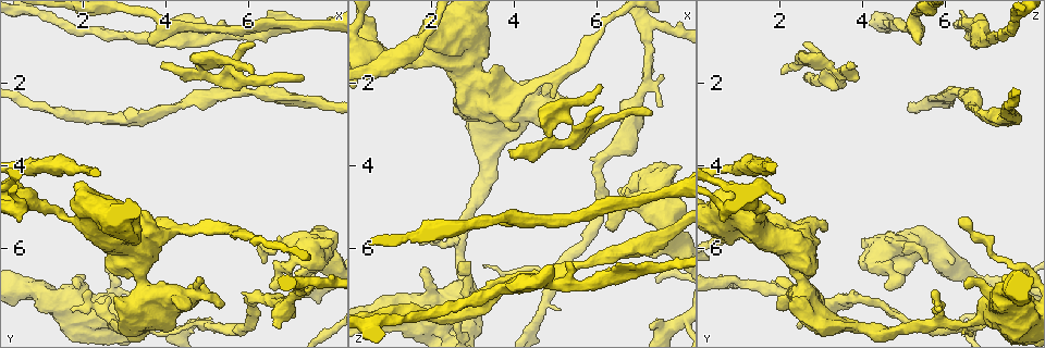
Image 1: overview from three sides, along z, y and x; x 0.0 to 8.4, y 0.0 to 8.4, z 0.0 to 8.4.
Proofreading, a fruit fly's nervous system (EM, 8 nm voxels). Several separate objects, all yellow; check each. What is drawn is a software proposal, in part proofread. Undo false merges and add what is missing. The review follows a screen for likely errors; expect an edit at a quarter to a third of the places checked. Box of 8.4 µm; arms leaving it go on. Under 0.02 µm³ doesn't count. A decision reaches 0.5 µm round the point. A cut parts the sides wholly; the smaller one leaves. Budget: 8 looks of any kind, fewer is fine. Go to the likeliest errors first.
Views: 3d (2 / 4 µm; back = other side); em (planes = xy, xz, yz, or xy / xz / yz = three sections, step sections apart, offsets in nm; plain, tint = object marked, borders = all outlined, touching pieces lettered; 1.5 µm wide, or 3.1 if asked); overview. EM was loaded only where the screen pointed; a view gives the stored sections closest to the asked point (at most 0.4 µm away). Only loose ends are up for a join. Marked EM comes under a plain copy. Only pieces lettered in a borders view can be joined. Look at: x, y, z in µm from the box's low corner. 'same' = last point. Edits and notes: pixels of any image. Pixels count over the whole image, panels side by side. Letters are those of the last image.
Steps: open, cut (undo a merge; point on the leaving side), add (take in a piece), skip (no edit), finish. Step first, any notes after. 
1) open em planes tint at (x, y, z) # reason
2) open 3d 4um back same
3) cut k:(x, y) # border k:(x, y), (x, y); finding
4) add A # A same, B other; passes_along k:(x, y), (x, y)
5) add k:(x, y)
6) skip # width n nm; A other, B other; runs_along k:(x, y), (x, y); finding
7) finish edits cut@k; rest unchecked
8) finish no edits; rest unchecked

open em xz step 4 borders at (3.65, 1.05, 5.30) # free end

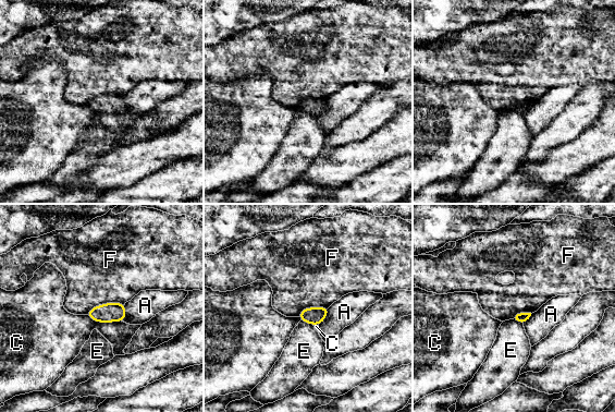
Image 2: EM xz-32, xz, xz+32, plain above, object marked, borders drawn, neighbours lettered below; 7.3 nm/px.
open em planes borders same

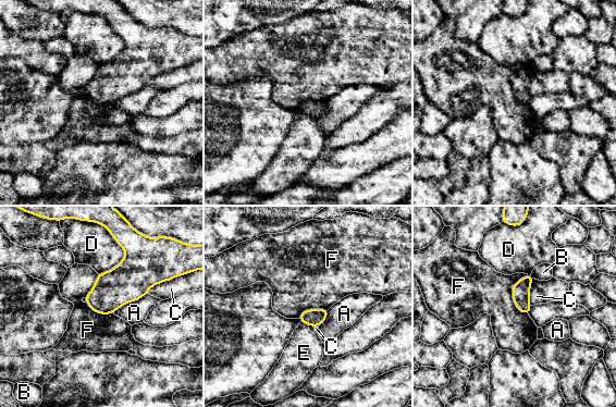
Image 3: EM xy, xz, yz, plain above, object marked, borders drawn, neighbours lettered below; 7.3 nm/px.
skip # width 130 nm; A other, B other, C other, D other, E other, F other; border 3:(527, 274), (512, 299), (528, 315); no lettered piece goes on from it

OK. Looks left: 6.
open 3d 2um at (3.90, 1.60, 3.70)

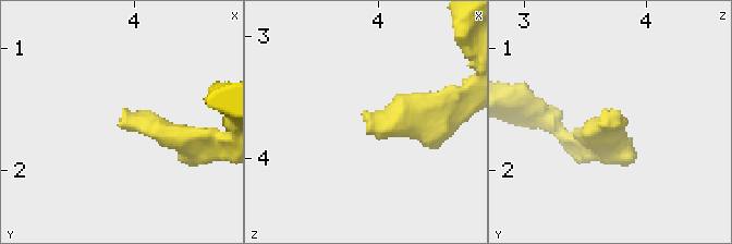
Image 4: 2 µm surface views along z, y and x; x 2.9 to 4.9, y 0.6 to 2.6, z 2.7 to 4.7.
open em planes borders at (3.88, 1.60, 3.68)

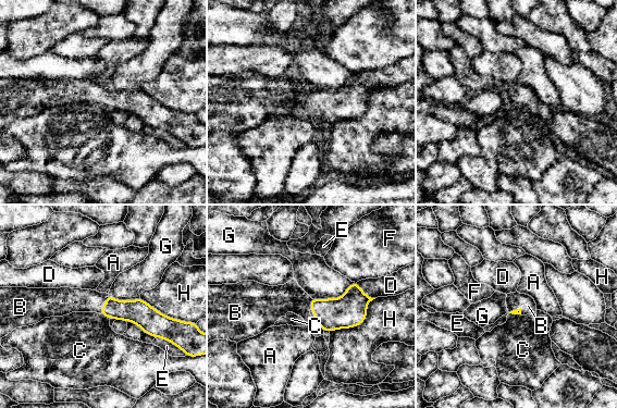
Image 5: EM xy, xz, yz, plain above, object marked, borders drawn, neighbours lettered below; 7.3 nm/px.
add B # A other, B same, C other, D other, E other, F other, G other, H other; passes_along 5:(345, 312), (312, 310), (291, 297); the neuron continues

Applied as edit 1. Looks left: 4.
open overview

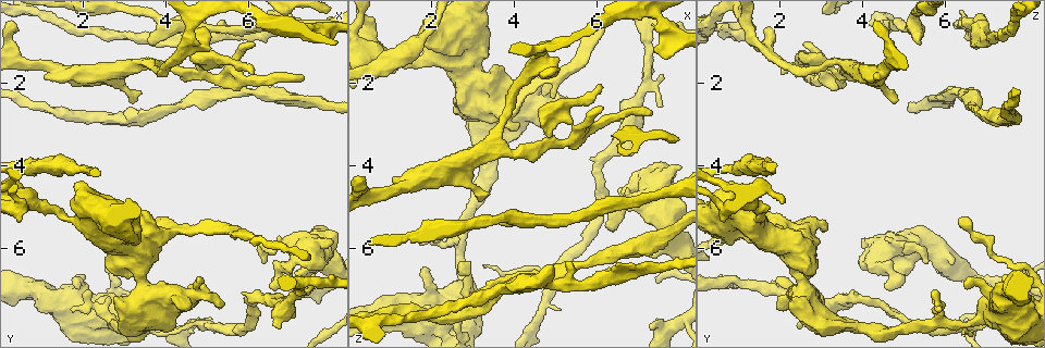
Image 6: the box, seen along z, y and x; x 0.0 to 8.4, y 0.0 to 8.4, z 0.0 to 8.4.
open em planes borders at (2.80, 7.20, 2.30) # free end

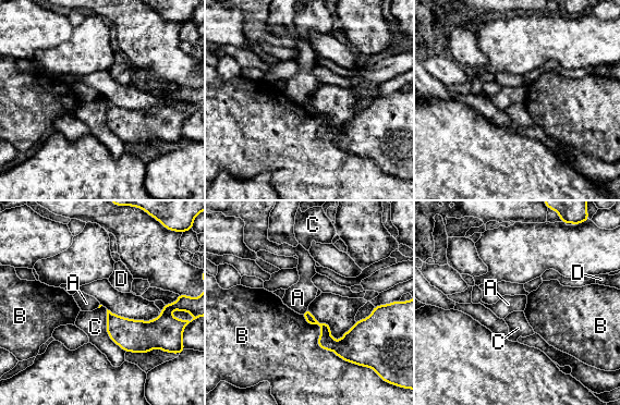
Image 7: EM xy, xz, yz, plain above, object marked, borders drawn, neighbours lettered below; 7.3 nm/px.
skip # A other, B other, C other, D other; runs_along 7:(306, 313), (333, 343), (374, 317); no lettered piece goes on from it

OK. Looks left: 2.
finish edits add@5; rest unchecked

